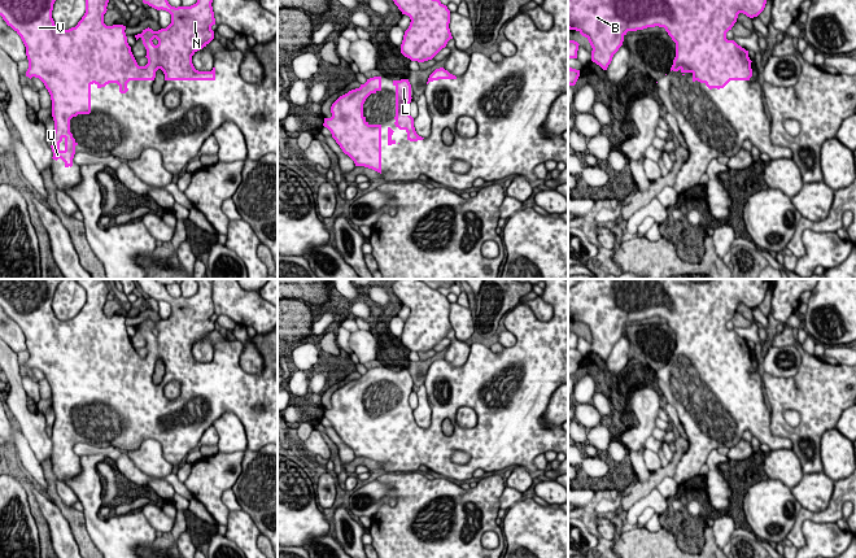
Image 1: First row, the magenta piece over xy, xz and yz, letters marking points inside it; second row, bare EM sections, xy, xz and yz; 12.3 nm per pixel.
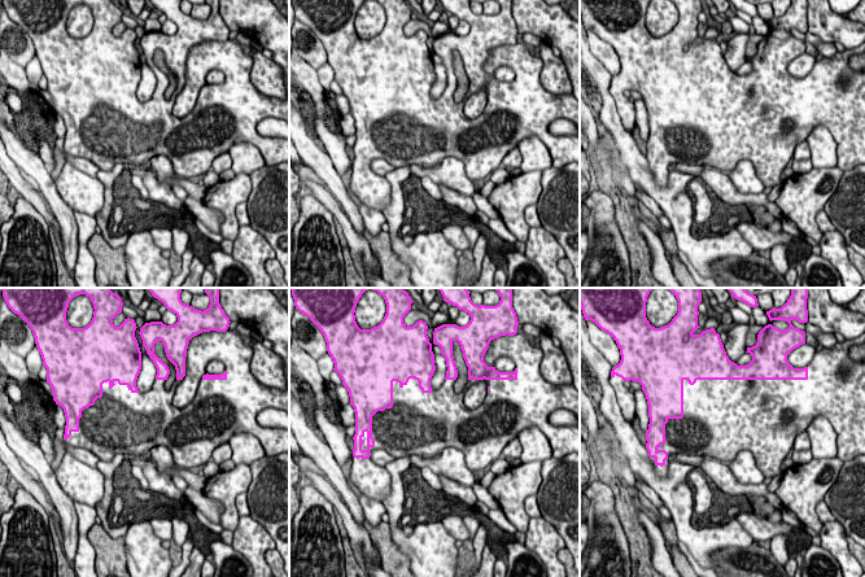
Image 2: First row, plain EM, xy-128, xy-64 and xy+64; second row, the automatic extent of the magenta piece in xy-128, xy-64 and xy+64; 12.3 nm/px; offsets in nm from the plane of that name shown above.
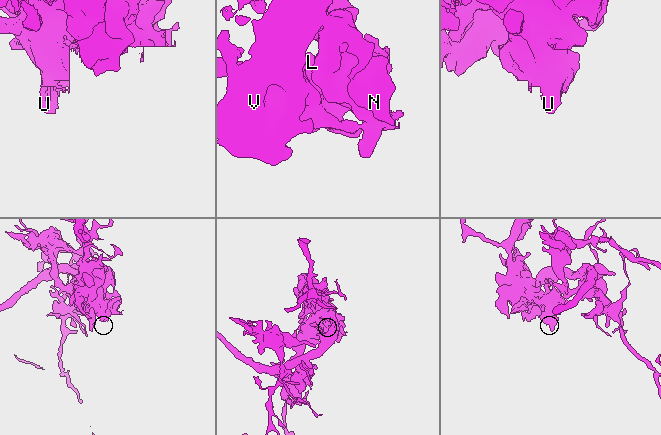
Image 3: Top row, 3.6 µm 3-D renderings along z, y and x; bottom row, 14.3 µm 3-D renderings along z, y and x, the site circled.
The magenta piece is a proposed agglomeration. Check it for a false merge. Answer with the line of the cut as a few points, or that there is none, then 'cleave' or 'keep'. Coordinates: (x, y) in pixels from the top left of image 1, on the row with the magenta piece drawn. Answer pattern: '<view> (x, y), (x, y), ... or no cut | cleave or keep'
no cut | keep

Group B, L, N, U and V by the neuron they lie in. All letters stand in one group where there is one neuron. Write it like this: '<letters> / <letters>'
B L N U V

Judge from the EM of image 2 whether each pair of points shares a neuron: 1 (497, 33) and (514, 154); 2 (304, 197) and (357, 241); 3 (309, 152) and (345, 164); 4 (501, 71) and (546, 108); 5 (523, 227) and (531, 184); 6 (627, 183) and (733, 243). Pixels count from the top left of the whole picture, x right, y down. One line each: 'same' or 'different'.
1: different
2: different
3: different
4: different
5: same
6: different

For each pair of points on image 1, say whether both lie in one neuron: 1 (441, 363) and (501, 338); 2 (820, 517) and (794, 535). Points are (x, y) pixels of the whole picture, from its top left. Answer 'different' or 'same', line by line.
1: different
2: same

